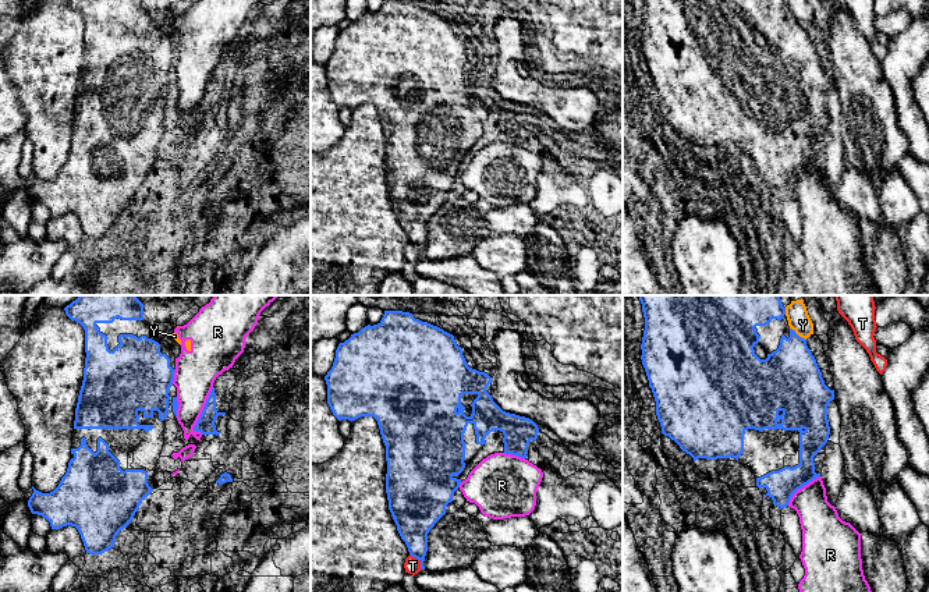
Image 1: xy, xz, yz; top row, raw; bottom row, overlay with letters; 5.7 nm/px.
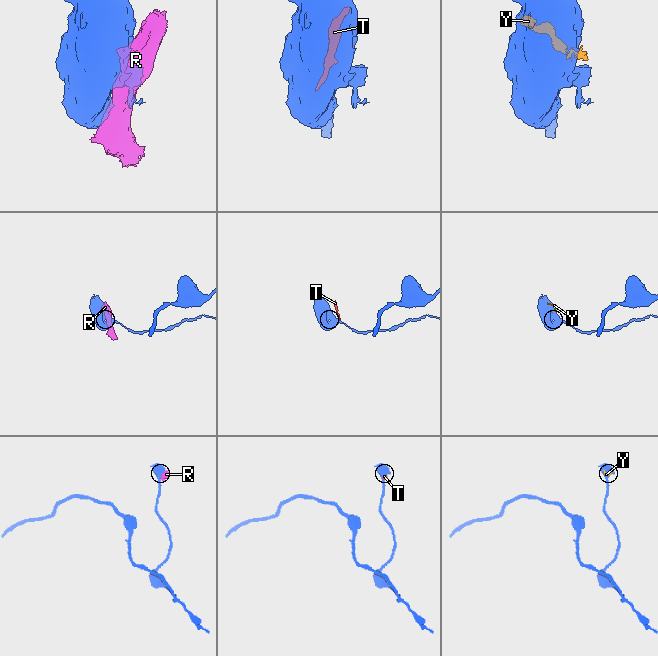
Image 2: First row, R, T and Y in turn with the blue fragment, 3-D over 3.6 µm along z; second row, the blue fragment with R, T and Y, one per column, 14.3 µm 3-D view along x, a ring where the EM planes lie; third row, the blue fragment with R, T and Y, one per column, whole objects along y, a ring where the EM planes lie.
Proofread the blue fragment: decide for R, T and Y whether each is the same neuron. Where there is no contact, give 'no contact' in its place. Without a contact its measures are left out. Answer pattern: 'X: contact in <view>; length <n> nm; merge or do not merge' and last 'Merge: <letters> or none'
R: contact in xy; length 280 nm; do not merge
T: contact in xz; length 120 nm; do not merge
Y: contact in yz; length 120 nm; do not merge
Merge: none

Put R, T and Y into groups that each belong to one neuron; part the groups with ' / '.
R Y / T

